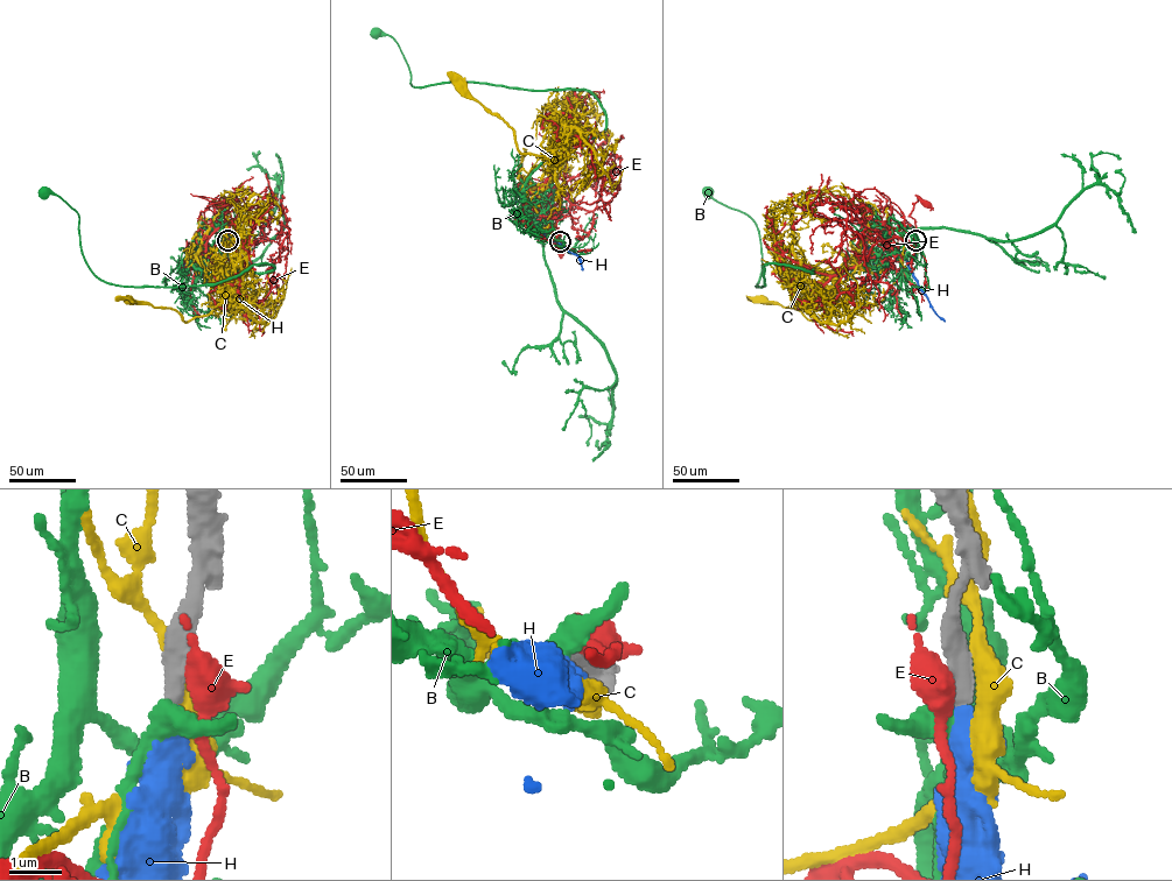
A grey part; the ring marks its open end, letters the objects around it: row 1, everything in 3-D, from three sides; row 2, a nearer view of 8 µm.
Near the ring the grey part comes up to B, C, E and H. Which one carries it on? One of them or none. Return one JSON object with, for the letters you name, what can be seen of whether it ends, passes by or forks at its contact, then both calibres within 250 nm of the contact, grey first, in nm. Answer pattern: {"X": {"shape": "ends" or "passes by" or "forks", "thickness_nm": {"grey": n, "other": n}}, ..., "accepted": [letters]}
{"H": {"shape": "passes by", "thickness_nm": {"grey": 400, "other": 300}}, "accepted": ["H"]}

